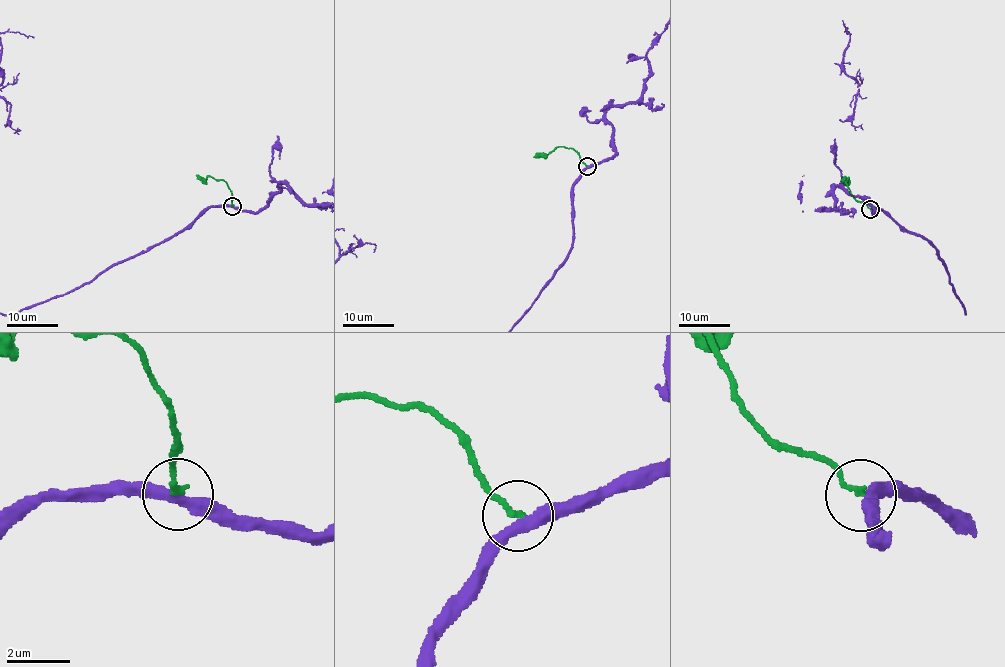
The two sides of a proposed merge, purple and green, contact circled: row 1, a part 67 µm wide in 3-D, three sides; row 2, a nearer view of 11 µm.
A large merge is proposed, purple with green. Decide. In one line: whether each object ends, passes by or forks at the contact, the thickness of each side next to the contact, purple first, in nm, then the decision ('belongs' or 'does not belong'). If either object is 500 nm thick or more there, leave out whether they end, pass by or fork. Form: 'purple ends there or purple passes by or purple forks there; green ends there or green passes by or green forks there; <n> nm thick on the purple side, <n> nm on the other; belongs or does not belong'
purple passes by; green ends there; 360 nm thick on the purple side, 170 nm on the other; does not belong

